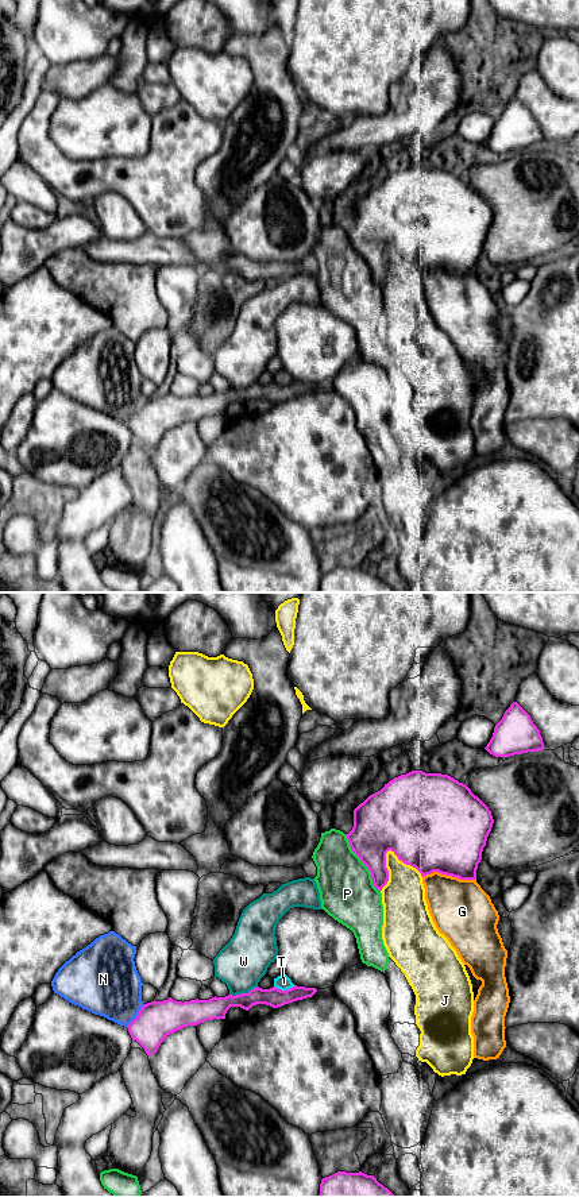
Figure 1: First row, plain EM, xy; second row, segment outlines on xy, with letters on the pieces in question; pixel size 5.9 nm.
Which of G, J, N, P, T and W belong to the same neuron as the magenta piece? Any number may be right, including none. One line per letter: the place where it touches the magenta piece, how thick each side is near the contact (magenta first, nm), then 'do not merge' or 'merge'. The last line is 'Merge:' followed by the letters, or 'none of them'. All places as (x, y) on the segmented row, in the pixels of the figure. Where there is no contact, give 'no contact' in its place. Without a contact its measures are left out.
G: xy (450, 875) | 480/360 nm | do not merge
J: xy (385, 854) | 420/220 nm | do not merge
N: xy (136, 1016) | 220/380 nm | do not merge
P: xy (362, 861) | 320/320 nm | do not merge
T: xy (284, 991) | 120/90 nm | do not merge
W: xy (243, 993) | 130/300 nm | do not merge
Merge: none of them

